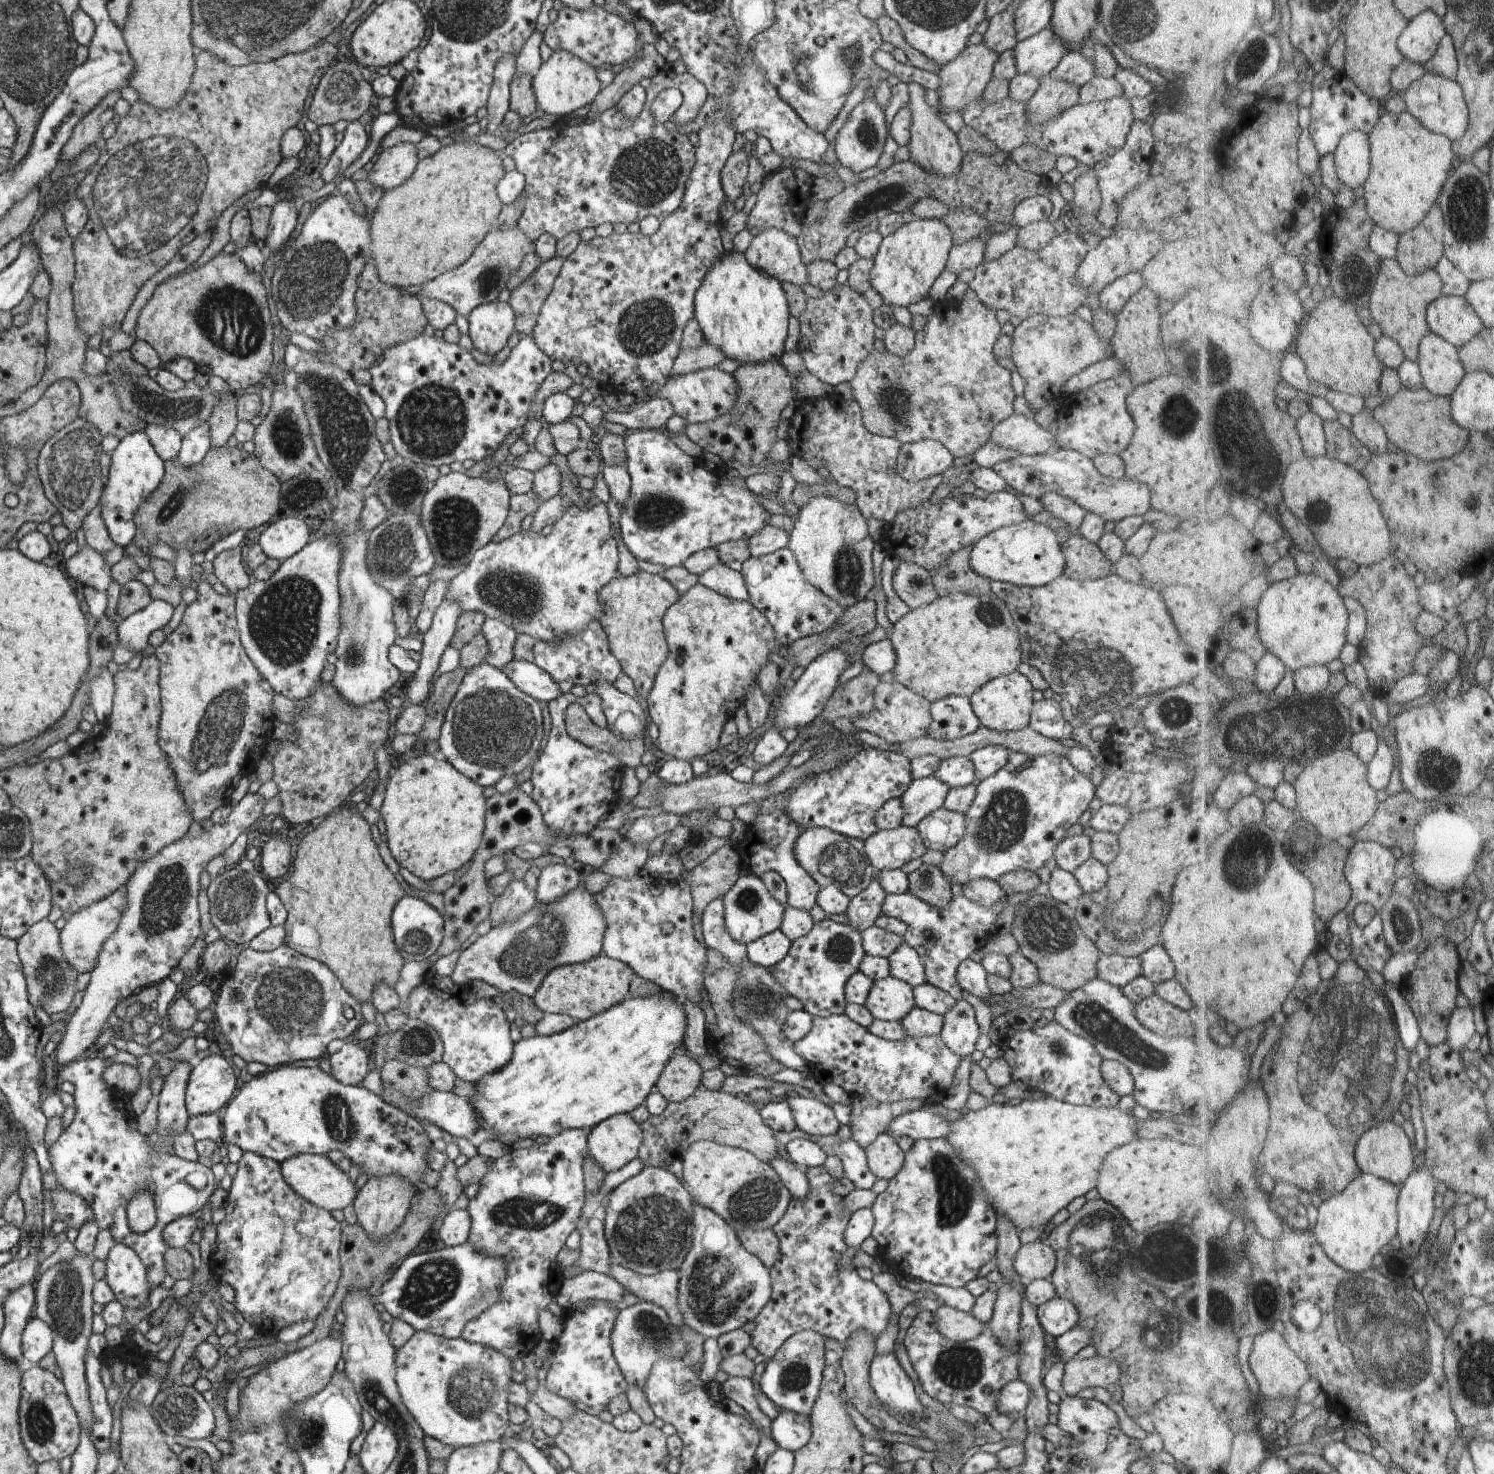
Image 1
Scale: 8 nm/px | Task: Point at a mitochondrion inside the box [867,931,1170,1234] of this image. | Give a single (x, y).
(954, 1192)

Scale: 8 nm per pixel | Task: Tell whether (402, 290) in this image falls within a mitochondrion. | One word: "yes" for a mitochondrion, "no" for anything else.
no

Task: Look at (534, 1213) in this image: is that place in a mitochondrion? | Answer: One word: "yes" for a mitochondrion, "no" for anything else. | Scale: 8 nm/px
yes

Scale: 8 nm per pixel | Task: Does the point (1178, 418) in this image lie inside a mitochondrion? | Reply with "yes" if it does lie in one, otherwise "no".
yes

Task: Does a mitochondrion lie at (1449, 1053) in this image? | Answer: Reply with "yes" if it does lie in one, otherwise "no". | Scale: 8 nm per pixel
no

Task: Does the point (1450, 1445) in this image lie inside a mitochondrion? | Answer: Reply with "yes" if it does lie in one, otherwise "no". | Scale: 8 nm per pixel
no

